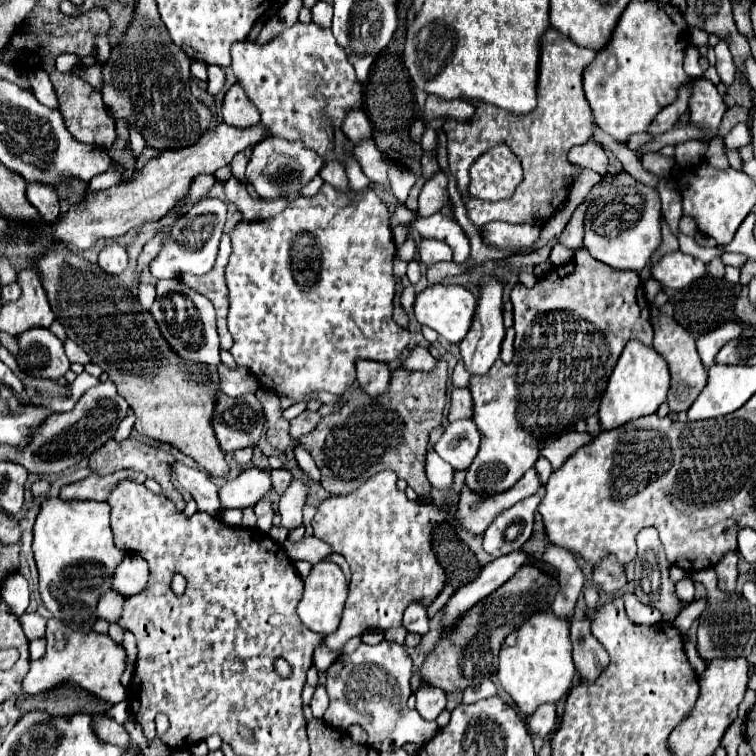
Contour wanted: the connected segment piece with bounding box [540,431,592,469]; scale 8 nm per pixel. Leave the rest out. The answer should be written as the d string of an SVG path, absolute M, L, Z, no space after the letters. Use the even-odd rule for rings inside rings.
M568 431L564 435L560 435L558 439L550 441L544 449L542 449L542 457L546 457L552 465L552 469L558 469L576 449L580 449L582 445L586 445L592 439L590 433L578 433L578 431Z

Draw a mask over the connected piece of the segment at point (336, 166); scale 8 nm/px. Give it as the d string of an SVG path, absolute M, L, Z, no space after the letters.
M328 161L322 169L320 169L320 177L330 183L332 187L344 191L348 187L348 177L344 173L344 165L340 161Z

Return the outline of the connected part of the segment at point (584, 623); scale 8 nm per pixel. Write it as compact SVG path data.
M574 619L570 629L574 645L574 665L582 679L594 681L608 665L608 653L602 649L598 639L590 633L590 619Z

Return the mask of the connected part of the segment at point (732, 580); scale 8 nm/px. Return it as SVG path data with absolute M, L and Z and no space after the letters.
M728 551L728 553L714 565L714 571L718 573L718 589L722 589L722 591L736 591L738 551Z

